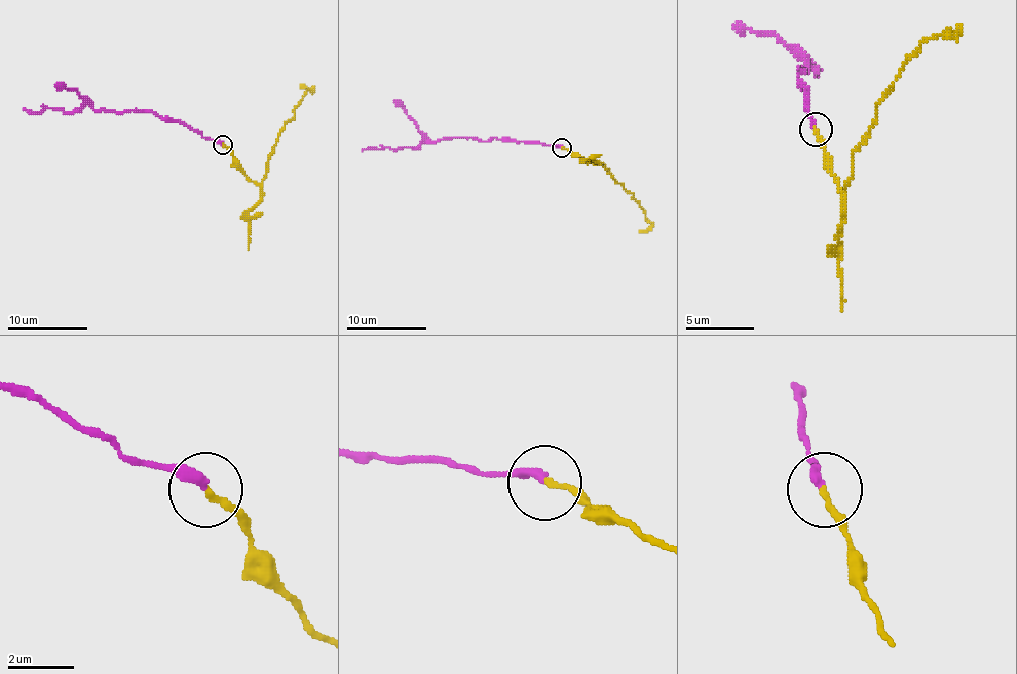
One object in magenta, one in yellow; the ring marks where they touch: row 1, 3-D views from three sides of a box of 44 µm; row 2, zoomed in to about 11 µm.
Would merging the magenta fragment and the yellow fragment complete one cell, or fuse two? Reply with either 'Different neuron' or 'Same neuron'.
Different neuron

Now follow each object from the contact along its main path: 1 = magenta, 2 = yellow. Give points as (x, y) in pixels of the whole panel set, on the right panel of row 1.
1: (815, 130), (798, 73), (804, 70), (804, 59), (815, 73), (818, 66)
2: (815, 130), (825, 167), (838, 182), (841, 195), (853, 178), (853, 150), (906, 59), (923, 42), (961, 25)

